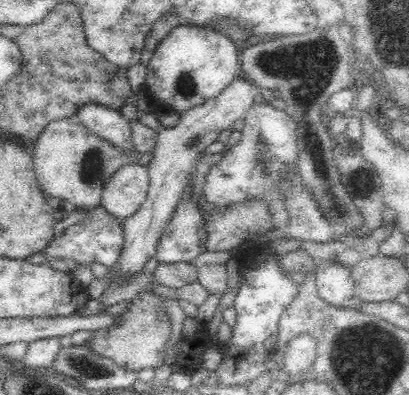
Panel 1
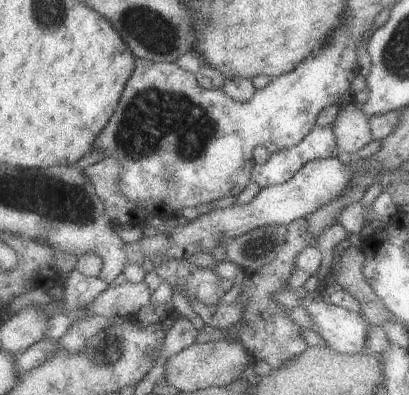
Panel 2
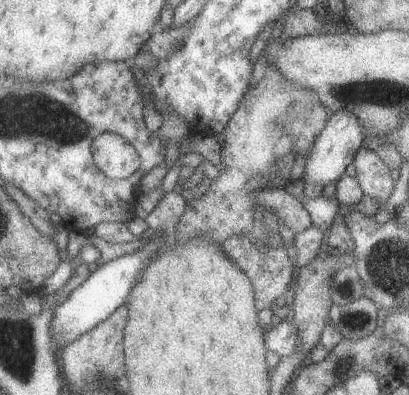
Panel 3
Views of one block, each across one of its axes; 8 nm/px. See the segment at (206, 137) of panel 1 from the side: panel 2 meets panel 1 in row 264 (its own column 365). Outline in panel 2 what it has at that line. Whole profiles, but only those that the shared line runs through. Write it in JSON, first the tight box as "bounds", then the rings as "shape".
{"bounds":[333,100,375,156],"shape":[[[355,100],[339,108],[339,114],[333,124],[335,124],[335,136],[339,140],[341,150],[353,156],[357,150],[361,150],[371,140],[375,140],[371,116]]]}

